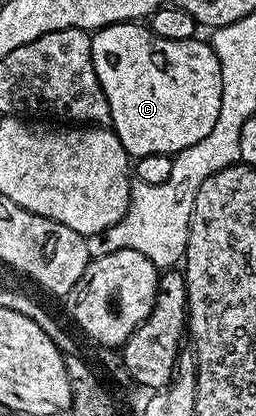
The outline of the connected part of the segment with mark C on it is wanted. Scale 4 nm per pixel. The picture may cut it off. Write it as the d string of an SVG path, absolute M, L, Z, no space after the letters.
M129 21L94 30L91 39L93 67L105 91L105 99L109 99L110 128L114 129L117 139L121 139L121 147L125 147L128 158L158 153L174 155L185 151L185 147L193 147L193 143L201 143L201 139L213 131L213 123L217 123L217 114L221 112L221 63L210 44L199 40L161 39L146 24Z

